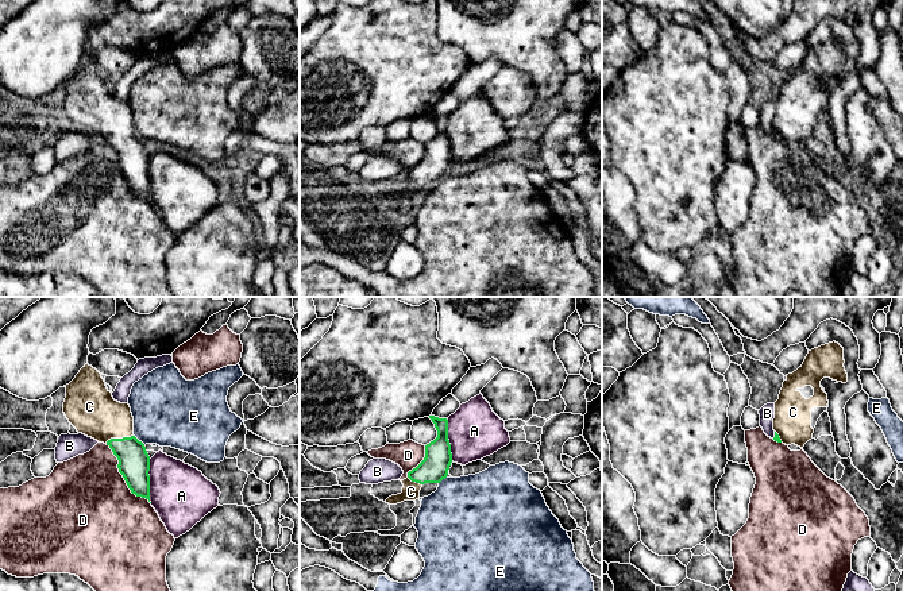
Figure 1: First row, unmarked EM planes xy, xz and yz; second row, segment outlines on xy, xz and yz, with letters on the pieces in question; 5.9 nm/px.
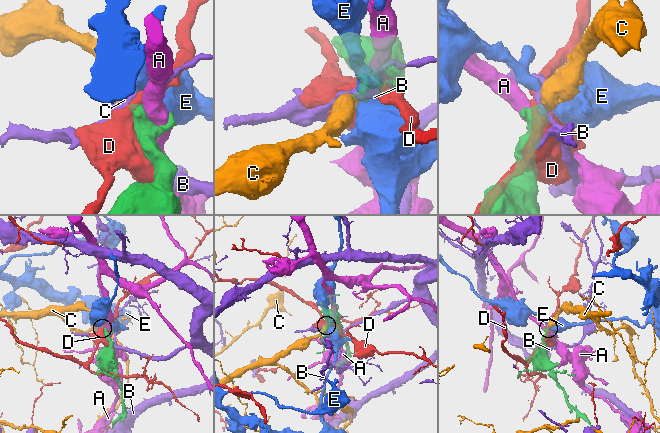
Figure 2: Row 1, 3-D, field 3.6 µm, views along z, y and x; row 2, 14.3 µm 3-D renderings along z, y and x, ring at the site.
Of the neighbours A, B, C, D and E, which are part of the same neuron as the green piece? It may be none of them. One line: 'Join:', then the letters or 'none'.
Join: C

